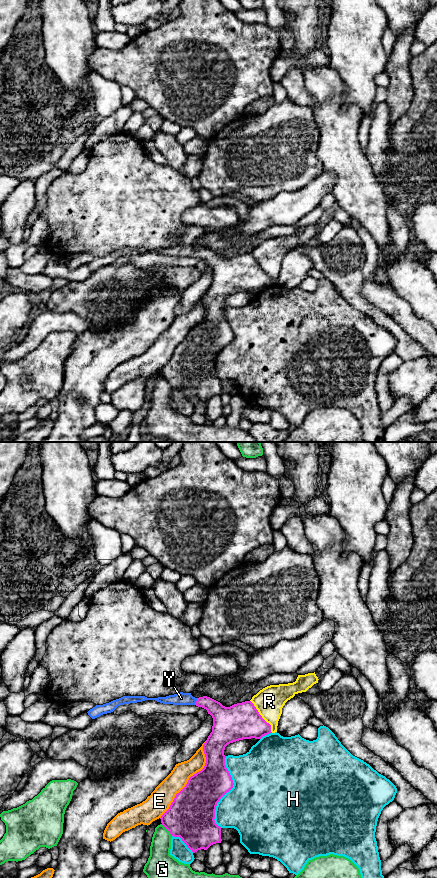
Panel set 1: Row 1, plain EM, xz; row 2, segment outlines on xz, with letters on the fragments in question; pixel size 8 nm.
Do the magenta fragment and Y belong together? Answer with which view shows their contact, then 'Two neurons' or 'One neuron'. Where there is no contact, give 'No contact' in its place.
Touches magenta in xz. One neuron

